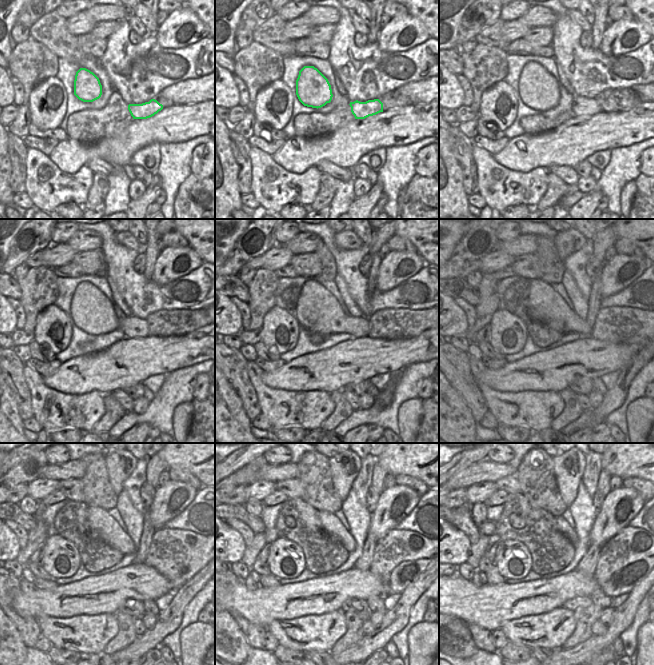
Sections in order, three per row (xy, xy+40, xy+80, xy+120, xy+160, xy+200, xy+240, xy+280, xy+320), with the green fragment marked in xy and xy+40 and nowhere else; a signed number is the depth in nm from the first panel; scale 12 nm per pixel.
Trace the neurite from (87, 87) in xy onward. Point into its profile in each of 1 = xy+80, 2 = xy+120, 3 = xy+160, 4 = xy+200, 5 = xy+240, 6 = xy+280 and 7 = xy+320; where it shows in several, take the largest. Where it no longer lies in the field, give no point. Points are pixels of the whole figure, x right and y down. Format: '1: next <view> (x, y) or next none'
1: next xy+80 (539, 90)
2: next xy+120 (92, 312)
3: next xy+160 (317, 310)
4: next xy+200 (543, 298)
5: next xy+240 (100, 520)
6: next xy+280 (331, 524)
7: next xy+320 (561, 525)

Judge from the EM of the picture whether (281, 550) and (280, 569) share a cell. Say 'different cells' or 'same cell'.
same cell

